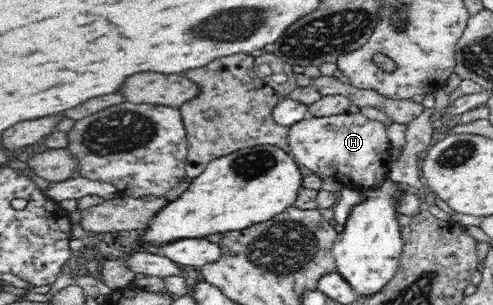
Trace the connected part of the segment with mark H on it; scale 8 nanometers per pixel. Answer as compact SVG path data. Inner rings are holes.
M339 113L331 116L310 116L288 128L290 154L311 171L332 176L345 187L363 190L387 177L391 144L385 123L361 113Z

